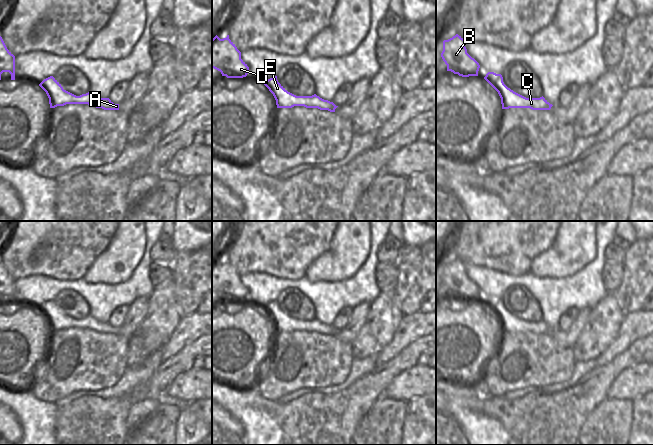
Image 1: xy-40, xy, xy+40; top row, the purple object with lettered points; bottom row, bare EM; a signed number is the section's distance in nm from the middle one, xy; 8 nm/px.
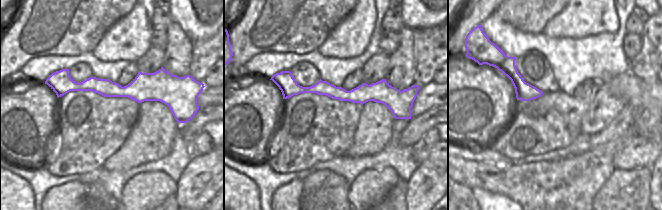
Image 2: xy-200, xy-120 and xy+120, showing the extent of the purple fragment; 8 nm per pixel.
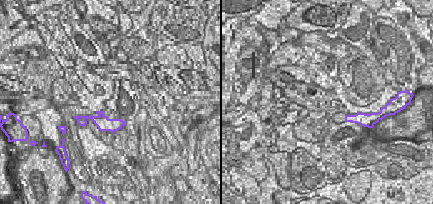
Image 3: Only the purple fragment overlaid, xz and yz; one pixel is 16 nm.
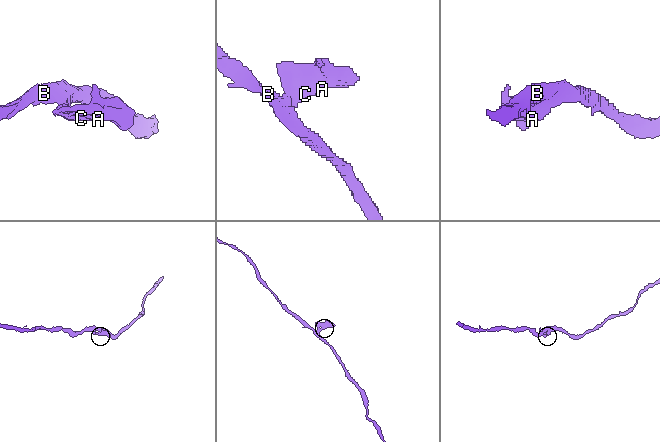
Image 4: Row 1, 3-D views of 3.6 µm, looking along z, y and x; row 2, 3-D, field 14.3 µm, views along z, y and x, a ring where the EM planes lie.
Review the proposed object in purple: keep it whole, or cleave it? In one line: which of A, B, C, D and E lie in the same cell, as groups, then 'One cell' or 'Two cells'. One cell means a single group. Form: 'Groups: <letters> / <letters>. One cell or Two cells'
Groups: A C E / B D. Two cells.

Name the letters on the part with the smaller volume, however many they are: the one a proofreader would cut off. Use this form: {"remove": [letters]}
{"remove": ["A", "C", "E"]}

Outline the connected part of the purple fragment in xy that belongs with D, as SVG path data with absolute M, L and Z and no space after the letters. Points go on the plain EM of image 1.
M216 259L212 263L212 292L227 302L243 302L249 296L249 291L241 283L241 276L229 263L229 259L223 263Z

